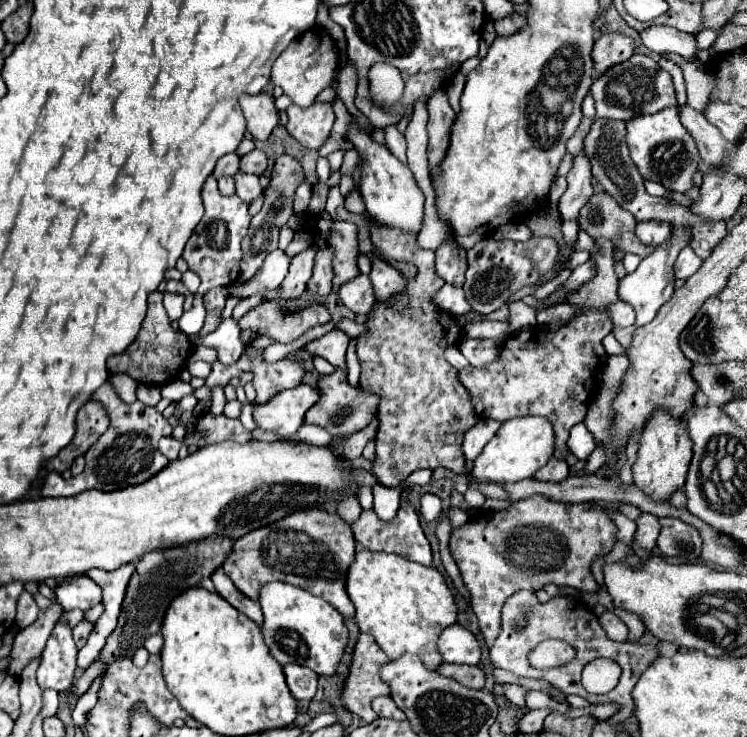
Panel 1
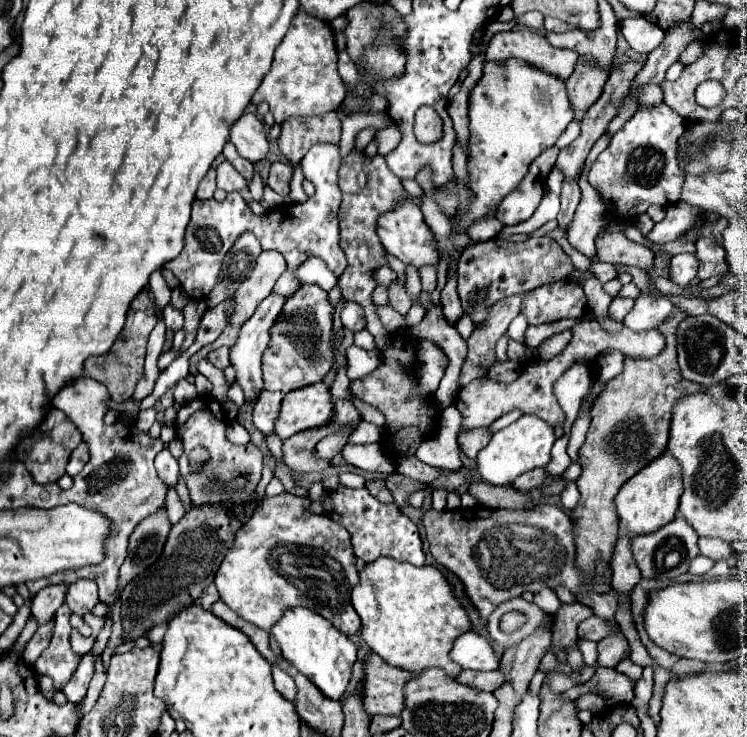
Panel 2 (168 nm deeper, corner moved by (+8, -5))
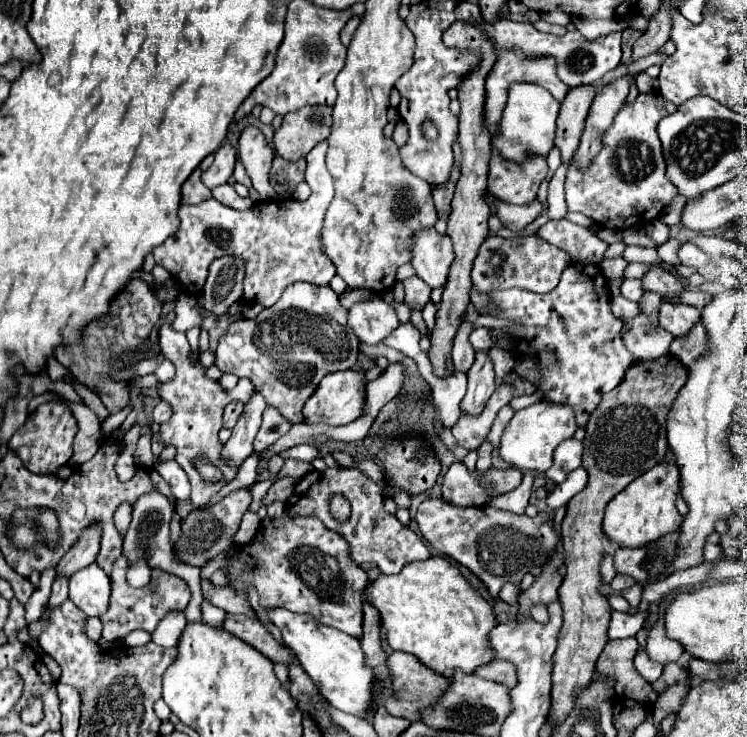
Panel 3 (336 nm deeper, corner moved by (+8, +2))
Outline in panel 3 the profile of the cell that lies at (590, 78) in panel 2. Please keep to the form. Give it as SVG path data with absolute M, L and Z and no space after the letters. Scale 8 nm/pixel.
M577 85L577 87L569 89L567 97L561 103L561 111L557 117L555 145L561 149L563 163L571 161L571 157L579 145L589 107L597 93L599 93L599 89L593 85Z

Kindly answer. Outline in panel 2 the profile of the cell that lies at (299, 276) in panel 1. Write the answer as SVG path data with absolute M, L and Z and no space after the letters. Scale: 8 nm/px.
M269 294L255 310L255 314L241 326L237 342L231 346L231 364L237 370L237 384L243 388L245 392L245 404L255 402L259 398L259 394L263 392L263 378L261 378L261 354L269 344L269 328L273 326L273 320L277 320L277 316L281 314L281 308L285 304L285 298L277 296L277 294Z

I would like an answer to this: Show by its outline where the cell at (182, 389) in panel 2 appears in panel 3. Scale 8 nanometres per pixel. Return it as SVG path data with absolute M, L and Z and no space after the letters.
M165 359L165 361L157 367L155 375L157 375L157 381L161 381L161 383L171 381L171 379L175 377L175 365L173 365L171 361L167 361L167 359Z

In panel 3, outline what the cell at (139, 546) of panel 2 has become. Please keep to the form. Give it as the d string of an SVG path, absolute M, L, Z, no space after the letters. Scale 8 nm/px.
M153 491L153 493L145 493L143 497L137 499L137 505L133 505L133 521L125 533L125 541L123 541L123 553L125 557L129 557L129 567L133 567L139 559L147 557L147 565L151 569L159 567L167 573L179 575L181 579L187 581L187 585L191 587L191 601L185 609L187 621L195 621L195 617L201 617L201 583L199 583L199 569L193 565L183 565L173 557L173 545L171 545L171 531L169 531L169 521L173 515L173 503L163 497L161 493Z

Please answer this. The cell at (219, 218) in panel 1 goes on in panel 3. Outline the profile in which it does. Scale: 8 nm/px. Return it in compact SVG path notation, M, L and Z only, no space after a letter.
M319 141L305 157L311 187L307 201L259 201L245 211L227 207L213 197L197 205L183 203L179 207L181 227L175 233L175 241L169 237L163 245L153 249L157 265L163 265L187 293L197 295L205 285L207 269L213 259L227 253L239 255L247 259L247 301L257 301L263 307L277 303L283 291L295 281L329 285L335 275L335 265L321 249L325 211L333 199L333 179L325 167L327 147L327 141Z

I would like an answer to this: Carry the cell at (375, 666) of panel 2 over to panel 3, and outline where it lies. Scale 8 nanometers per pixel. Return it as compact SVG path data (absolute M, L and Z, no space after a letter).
M391 653L387 659L387 667L389 667L389 675L391 675L391 687L393 687L393 697L389 697L383 705L387 707L387 711L391 715L397 717L405 717L409 721L417 721L417 711L429 703L433 703L437 699L439 693L443 693L449 685L447 677L441 677L437 673L433 673L429 667L425 667L423 663L419 663L417 657L409 655L409 653Z

